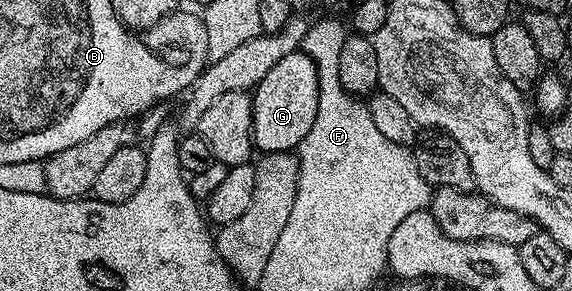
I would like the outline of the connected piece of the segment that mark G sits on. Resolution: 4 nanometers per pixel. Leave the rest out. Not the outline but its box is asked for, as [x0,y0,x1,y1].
[253,50,319,153]

